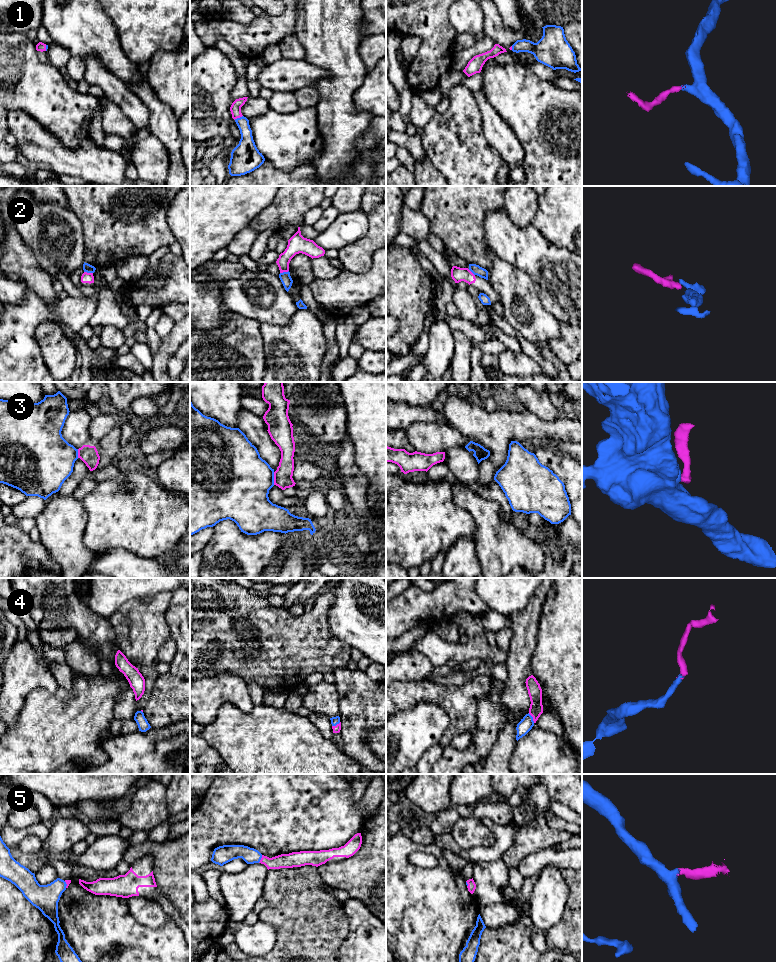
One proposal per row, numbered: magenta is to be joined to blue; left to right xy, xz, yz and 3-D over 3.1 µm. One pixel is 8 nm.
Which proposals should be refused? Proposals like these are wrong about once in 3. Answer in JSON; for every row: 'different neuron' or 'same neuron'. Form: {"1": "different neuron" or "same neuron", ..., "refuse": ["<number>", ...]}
{"1": "same neuron", "2": "different neuron", "3": "different neuron", "4": "same neuron", "5": "same neuron", "refuse": ["2", "3"]}

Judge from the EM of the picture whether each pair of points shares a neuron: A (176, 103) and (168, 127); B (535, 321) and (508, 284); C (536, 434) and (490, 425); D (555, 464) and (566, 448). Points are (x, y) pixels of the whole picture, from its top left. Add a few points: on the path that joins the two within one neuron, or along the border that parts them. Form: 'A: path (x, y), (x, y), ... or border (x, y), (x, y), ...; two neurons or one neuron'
A: border (157, 95), (170, 108), (177, 119); two neurons
B: path (531, 311), (524, 304), (524, 299), (518, 292); one neuron
C: path (525, 426), (501, 426); one neuron
D: border (552, 447), (567, 453), (571, 457); two neurons

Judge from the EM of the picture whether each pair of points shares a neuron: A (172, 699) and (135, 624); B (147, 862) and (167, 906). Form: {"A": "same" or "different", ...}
{"A": "different", "B": "same"}

